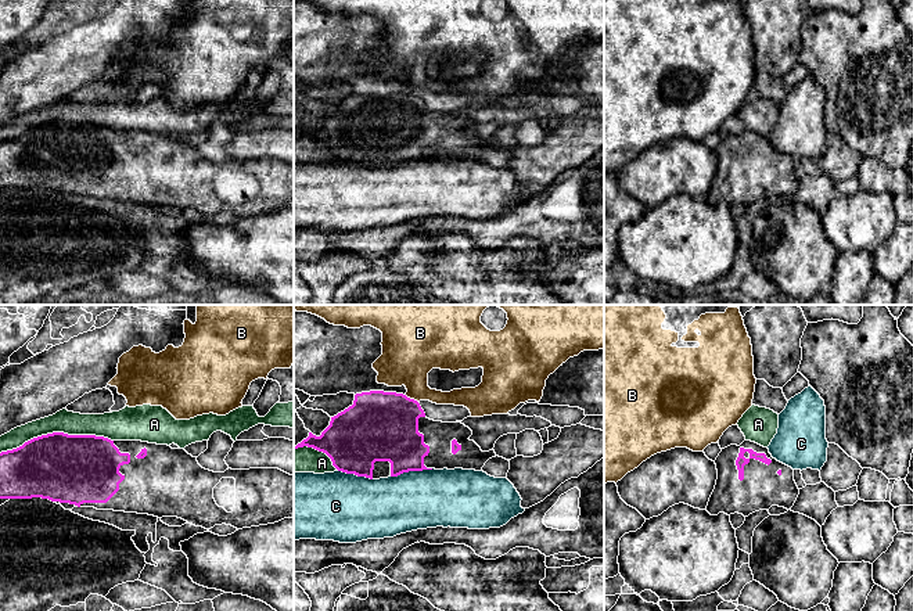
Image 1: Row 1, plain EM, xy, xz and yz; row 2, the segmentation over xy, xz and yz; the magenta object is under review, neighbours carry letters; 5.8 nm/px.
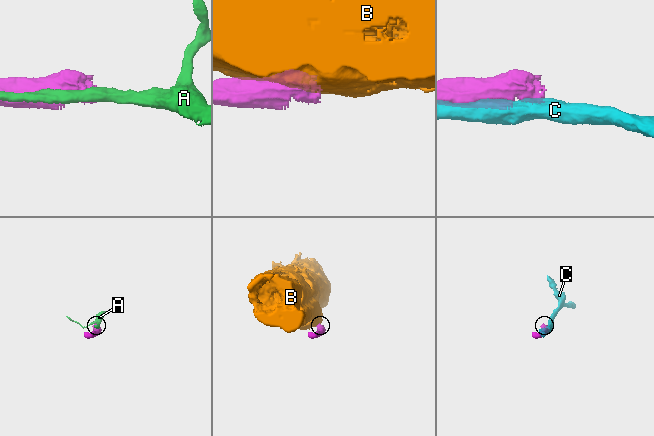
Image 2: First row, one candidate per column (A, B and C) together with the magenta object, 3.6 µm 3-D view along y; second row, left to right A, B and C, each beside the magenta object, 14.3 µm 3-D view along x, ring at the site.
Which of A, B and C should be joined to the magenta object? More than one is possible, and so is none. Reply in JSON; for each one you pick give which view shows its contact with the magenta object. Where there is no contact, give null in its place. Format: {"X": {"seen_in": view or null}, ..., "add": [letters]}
{"add": []}

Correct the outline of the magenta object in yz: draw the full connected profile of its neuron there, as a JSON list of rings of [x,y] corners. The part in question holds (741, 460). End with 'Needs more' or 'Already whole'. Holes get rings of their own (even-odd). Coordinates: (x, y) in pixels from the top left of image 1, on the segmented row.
[[[755,442],[722,449],[715,464],[718,479],[705,508],[711,515],[738,513],[748,517],[772,506],[791,510],[799,495],[794,470]]]. Needs more

